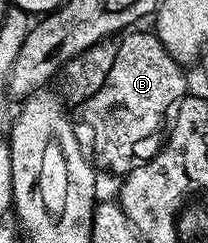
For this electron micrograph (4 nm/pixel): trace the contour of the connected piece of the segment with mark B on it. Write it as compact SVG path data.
M142 28L121 35L116 60L112 60L112 72L108 72L104 84L85 99L86 126L90 129L90 146L94 149L93 165L103 166L117 176L130 173L134 149L157 132L166 113L168 118L188 94L183 63L168 53L157 33L138 29Z

